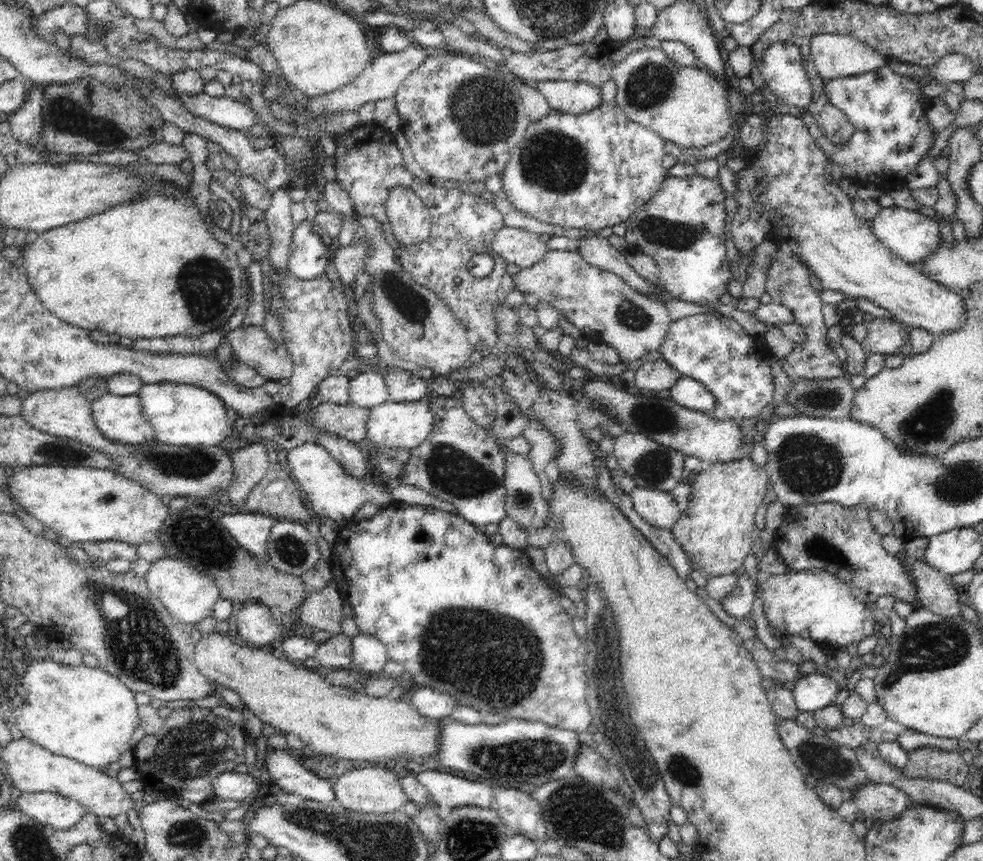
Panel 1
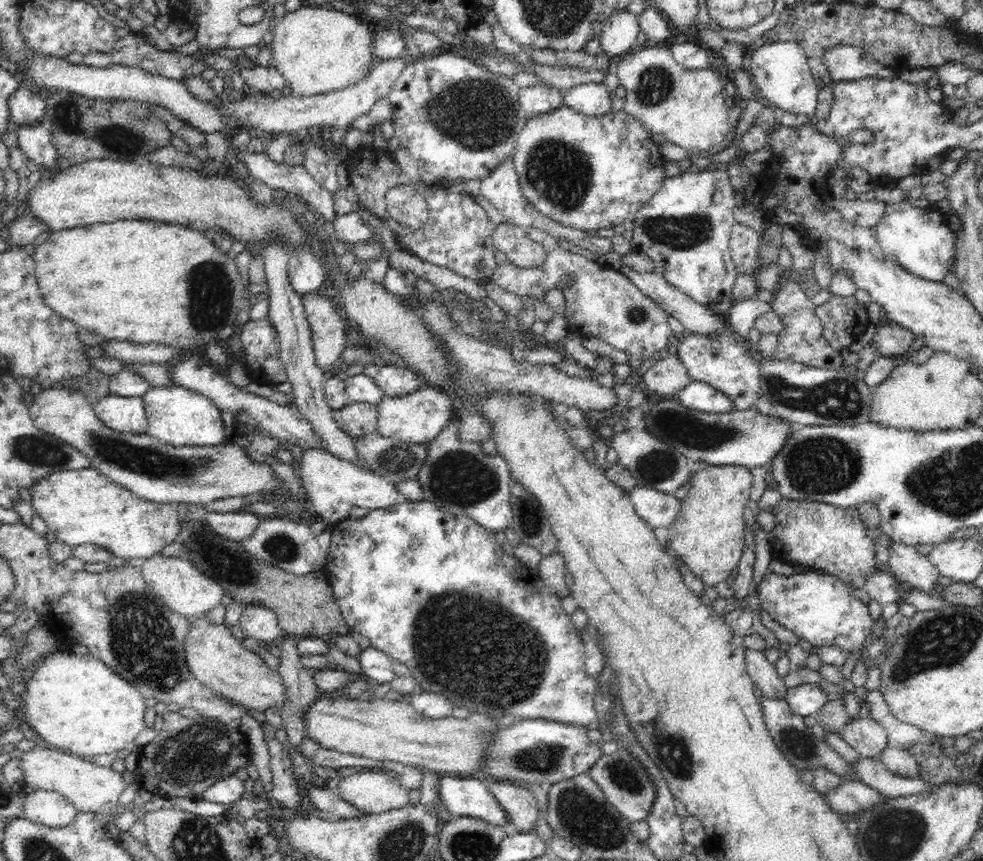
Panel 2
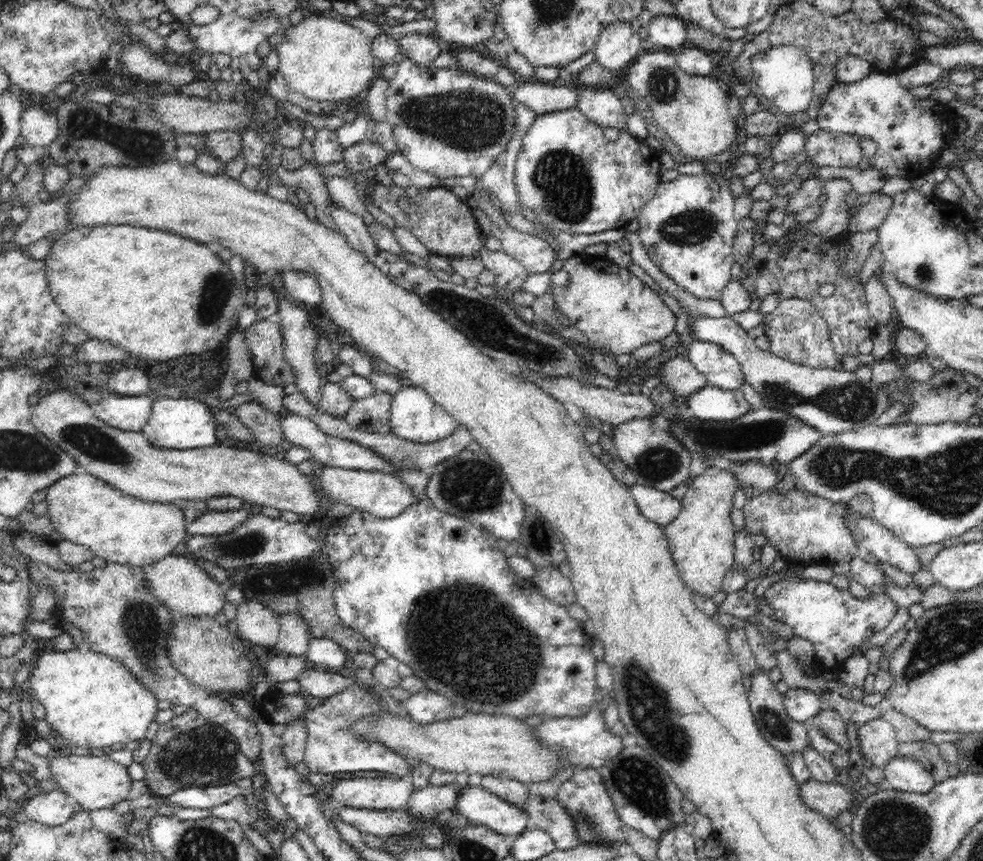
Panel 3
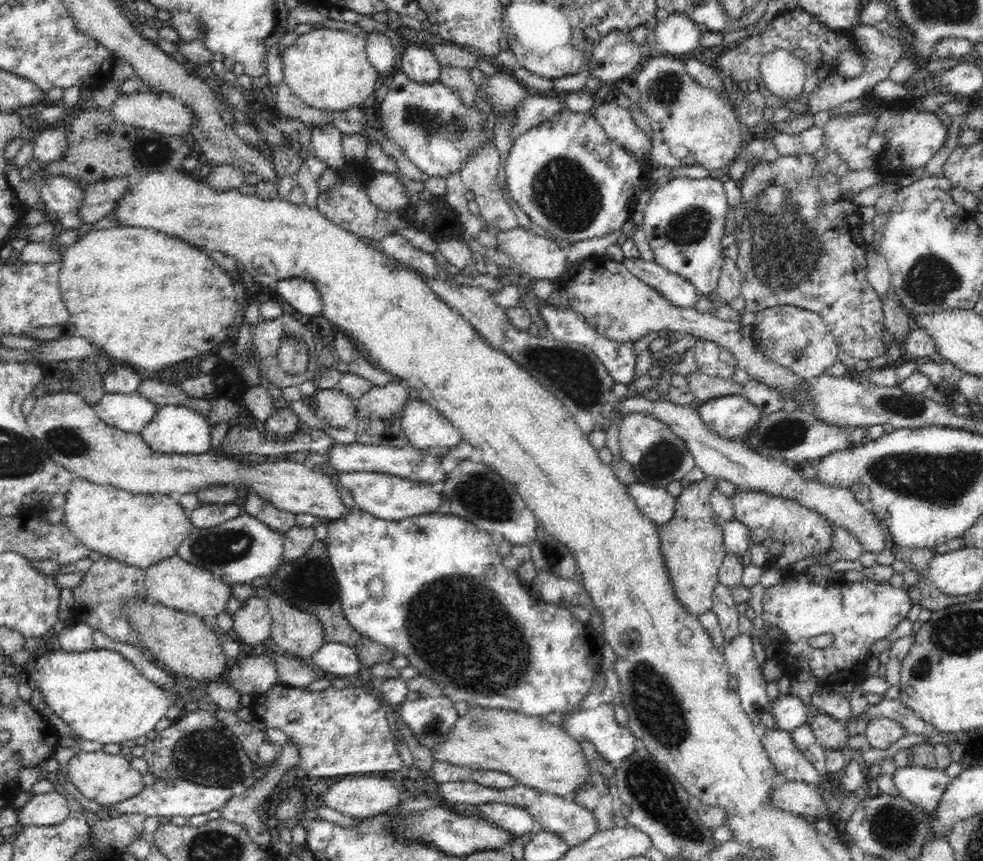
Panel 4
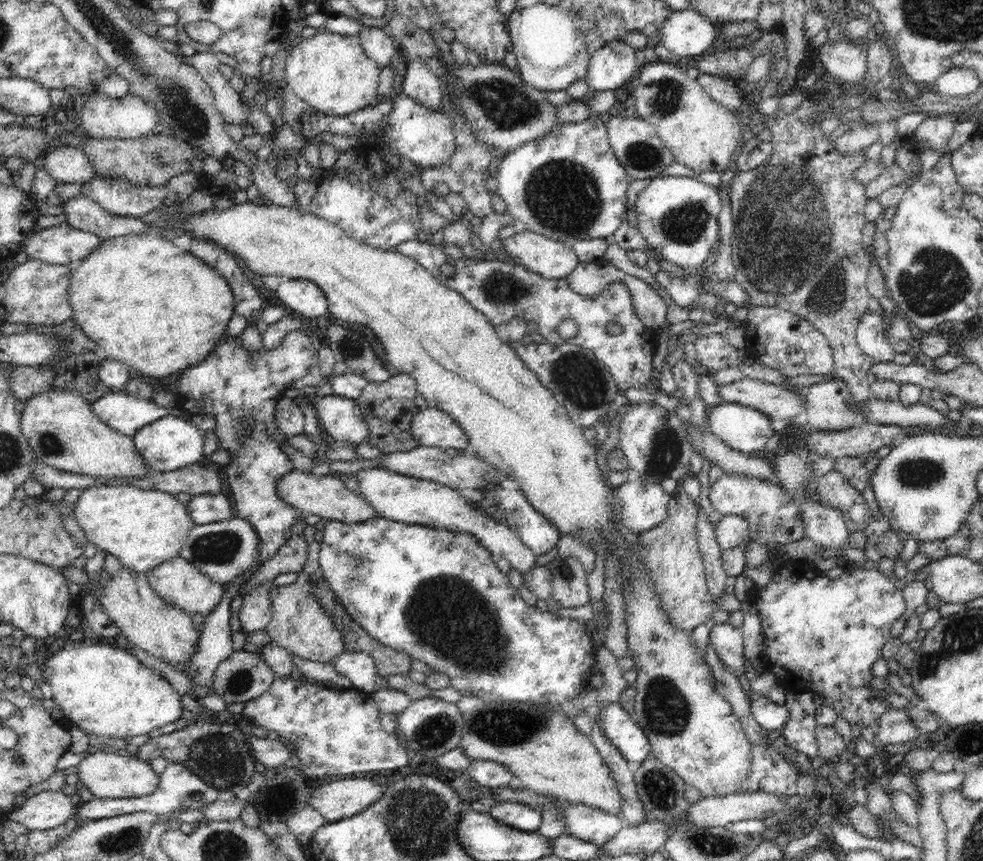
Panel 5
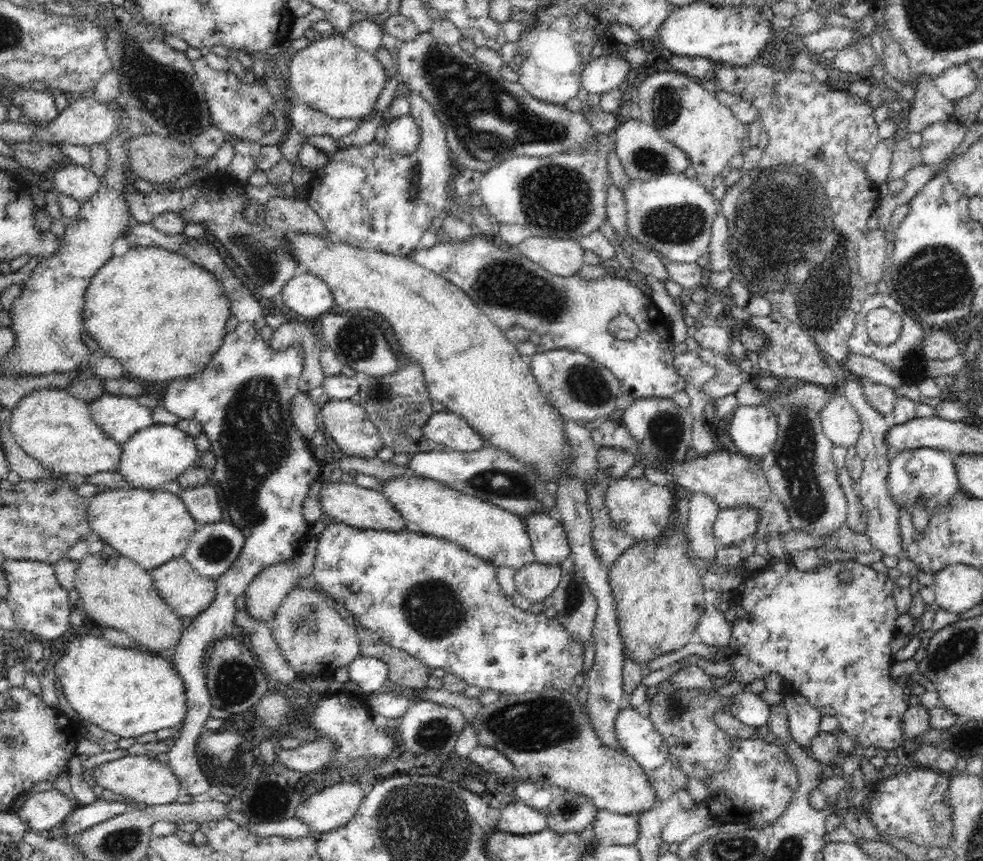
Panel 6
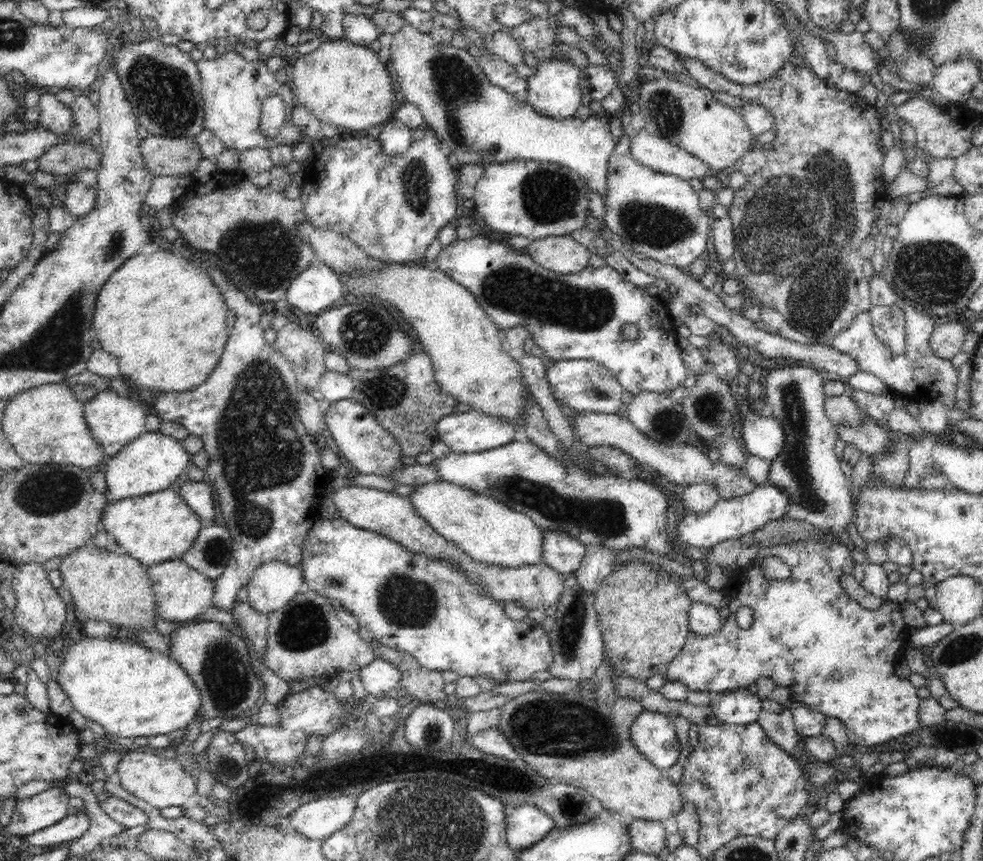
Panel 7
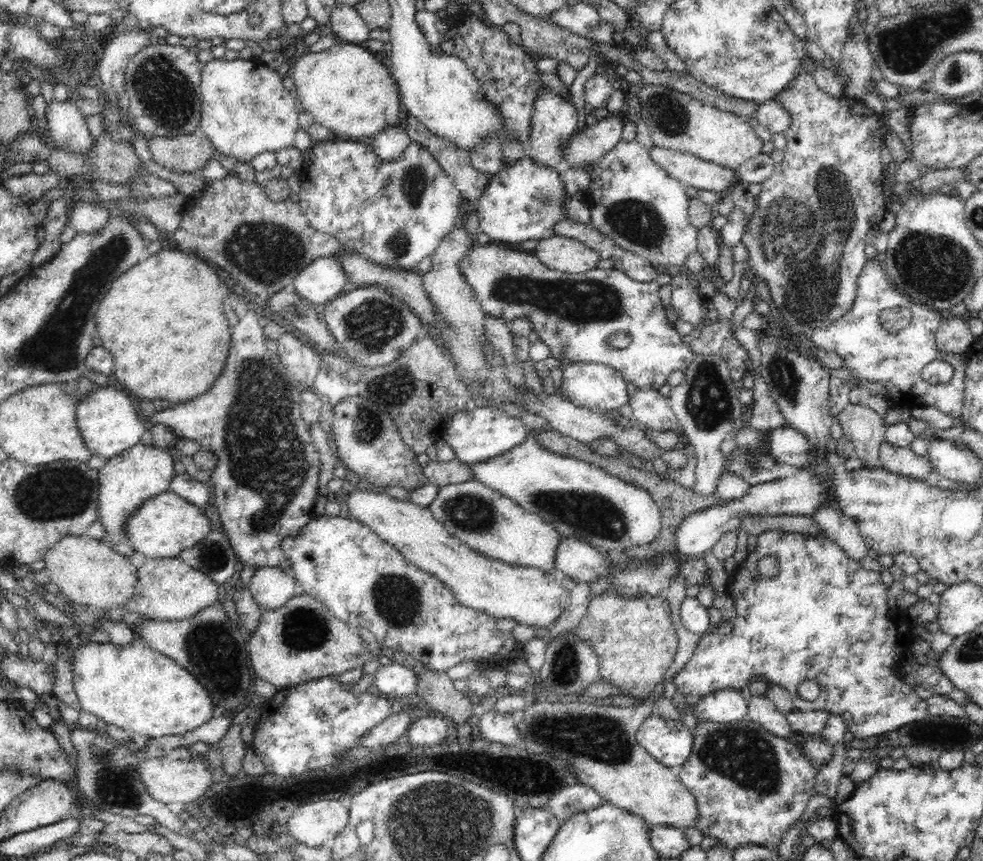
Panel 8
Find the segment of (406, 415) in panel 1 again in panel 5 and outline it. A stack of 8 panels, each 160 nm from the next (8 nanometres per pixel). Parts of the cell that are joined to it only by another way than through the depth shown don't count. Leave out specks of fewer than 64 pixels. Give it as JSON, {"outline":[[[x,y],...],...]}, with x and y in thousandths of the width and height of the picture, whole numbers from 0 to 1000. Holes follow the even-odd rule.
{"outline":[[[442,473],[427,475],[420,483],[417,499],[427,518],[472,523],[476,516],[468,494],[457,481]]]}

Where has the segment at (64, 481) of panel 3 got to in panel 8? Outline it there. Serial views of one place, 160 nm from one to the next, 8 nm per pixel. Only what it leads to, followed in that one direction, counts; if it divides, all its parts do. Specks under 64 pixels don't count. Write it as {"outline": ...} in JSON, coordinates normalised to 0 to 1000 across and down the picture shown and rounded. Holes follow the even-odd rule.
{"outline":[[[171,569],[145,583],[129,602],[126,616],[127,625],[134,630],[142,648],[177,648],[208,626],[214,612],[214,603],[205,591]]]}

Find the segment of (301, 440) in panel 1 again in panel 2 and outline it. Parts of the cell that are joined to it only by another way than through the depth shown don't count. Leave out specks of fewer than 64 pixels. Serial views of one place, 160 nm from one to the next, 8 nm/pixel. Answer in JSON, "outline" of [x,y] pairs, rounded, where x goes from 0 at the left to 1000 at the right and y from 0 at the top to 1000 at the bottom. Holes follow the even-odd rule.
{"outline":[[[356,467],[350,474],[339,476],[339,487],[352,504],[361,509],[383,504],[385,473],[385,469]]]}

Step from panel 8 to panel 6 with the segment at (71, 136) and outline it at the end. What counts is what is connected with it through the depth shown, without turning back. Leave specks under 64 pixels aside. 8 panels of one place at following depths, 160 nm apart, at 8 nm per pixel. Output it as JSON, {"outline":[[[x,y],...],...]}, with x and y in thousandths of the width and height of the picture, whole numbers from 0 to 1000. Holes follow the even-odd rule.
{"outline":[[[24,102],[24,105],[16,105],[10,111],[10,118],[15,124],[20,124],[24,130],[24,141],[32,144],[53,143],[59,136],[59,128],[55,121],[55,111],[49,106],[41,107],[41,105],[33,105],[33,102]]]}

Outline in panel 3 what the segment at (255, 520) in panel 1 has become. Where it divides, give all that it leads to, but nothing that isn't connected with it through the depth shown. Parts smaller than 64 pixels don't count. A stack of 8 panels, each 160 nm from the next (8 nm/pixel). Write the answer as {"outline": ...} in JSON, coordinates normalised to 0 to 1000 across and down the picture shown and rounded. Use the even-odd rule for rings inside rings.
{"outline":[[[212,592],[207,595],[201,604],[192,609],[189,616],[197,623],[224,623],[240,616],[246,606],[250,606],[252,599],[250,592],[232,592],[232,595]]]}

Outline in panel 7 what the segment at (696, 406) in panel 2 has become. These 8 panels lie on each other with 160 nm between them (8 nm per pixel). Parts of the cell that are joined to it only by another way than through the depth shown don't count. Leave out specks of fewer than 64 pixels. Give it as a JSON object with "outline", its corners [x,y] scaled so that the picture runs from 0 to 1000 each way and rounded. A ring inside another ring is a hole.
{"outline":[[[763,477],[755,479],[757,491],[755,509],[765,530],[785,534],[793,527],[799,515],[796,494],[786,483],[776,483]]]}

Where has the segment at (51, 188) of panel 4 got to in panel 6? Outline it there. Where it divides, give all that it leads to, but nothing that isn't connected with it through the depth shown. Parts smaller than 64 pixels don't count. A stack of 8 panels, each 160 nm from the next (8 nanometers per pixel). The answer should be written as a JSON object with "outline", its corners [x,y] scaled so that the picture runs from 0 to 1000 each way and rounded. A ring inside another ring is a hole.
{"outline":[[[138,258],[135,261],[125,276],[128,282],[179,292],[193,304],[220,318],[232,339],[230,344],[234,350],[235,365],[242,369],[240,381],[229,388],[226,404],[220,408],[212,425],[203,434],[173,444],[163,468],[181,485],[195,487],[205,494],[205,502],[212,508],[220,531],[214,555],[226,564],[234,605],[248,619],[248,636],[244,646],[220,674],[218,698],[188,729],[175,764],[186,790],[190,829],[174,861],[170,887],[181,902],[187,920],[198,928],[208,928],[215,908],[203,892],[198,864],[217,821],[208,775],[213,754],[221,744],[239,739],[240,695],[249,689],[261,669],[273,657],[294,652],[307,641],[316,620],[316,609],[309,603],[307,585],[315,563],[328,560],[329,535],[315,526],[314,509],[301,499],[294,477],[297,461],[303,458],[311,413],[309,402],[295,401],[287,409],[279,409],[273,396],[264,391],[258,374],[274,355],[246,330],[216,283],[205,283],[203,279],[187,272],[166,272],[154,258]]]}

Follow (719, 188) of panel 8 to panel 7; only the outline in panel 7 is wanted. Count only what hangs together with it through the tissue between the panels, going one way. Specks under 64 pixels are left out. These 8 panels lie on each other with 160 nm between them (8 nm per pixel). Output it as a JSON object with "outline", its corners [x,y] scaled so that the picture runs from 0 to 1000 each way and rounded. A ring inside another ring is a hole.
{"outline":[[[653,150],[642,154],[641,178],[651,192],[670,202],[682,202],[696,209],[728,206],[732,200],[720,196],[718,189],[698,174],[685,170],[680,163]]]}

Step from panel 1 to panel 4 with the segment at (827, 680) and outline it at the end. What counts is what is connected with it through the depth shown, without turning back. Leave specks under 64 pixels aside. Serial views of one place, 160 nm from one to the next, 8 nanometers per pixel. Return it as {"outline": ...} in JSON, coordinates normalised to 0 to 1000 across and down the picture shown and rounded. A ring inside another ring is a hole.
{"outline":[[[804,805],[792,807],[784,814],[785,830],[788,833],[789,846],[792,848],[806,849],[812,843],[823,840],[825,825],[821,822],[816,810]]]}

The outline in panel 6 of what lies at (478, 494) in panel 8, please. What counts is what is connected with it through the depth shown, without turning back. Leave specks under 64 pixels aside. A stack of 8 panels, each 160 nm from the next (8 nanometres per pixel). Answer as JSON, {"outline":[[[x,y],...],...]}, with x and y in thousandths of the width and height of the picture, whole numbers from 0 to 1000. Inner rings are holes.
{"outline":[[[421,552],[391,559],[387,571],[402,588],[418,617],[454,625],[505,660],[515,657],[527,663],[544,652],[531,600],[509,588],[470,574],[453,561]]]}

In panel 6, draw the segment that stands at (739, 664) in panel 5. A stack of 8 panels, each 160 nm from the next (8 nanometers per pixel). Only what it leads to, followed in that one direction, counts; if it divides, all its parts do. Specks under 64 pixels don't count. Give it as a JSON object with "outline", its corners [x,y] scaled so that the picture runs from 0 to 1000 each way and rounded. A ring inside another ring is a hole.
{"outline":[[[724,702],[717,704],[708,734],[714,742],[714,748],[728,751],[741,751],[745,742],[745,722],[741,721],[738,713],[728,707]]]}

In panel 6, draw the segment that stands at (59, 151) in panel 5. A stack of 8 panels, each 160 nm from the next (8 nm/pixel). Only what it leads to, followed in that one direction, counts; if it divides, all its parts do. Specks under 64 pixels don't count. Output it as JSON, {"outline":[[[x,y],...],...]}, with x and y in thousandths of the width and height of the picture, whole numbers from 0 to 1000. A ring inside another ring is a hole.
{"outline":[[[68,188],[57,195],[53,207],[54,221],[69,225],[81,235],[86,236],[102,218],[103,207],[98,204],[92,195],[78,193]]]}

